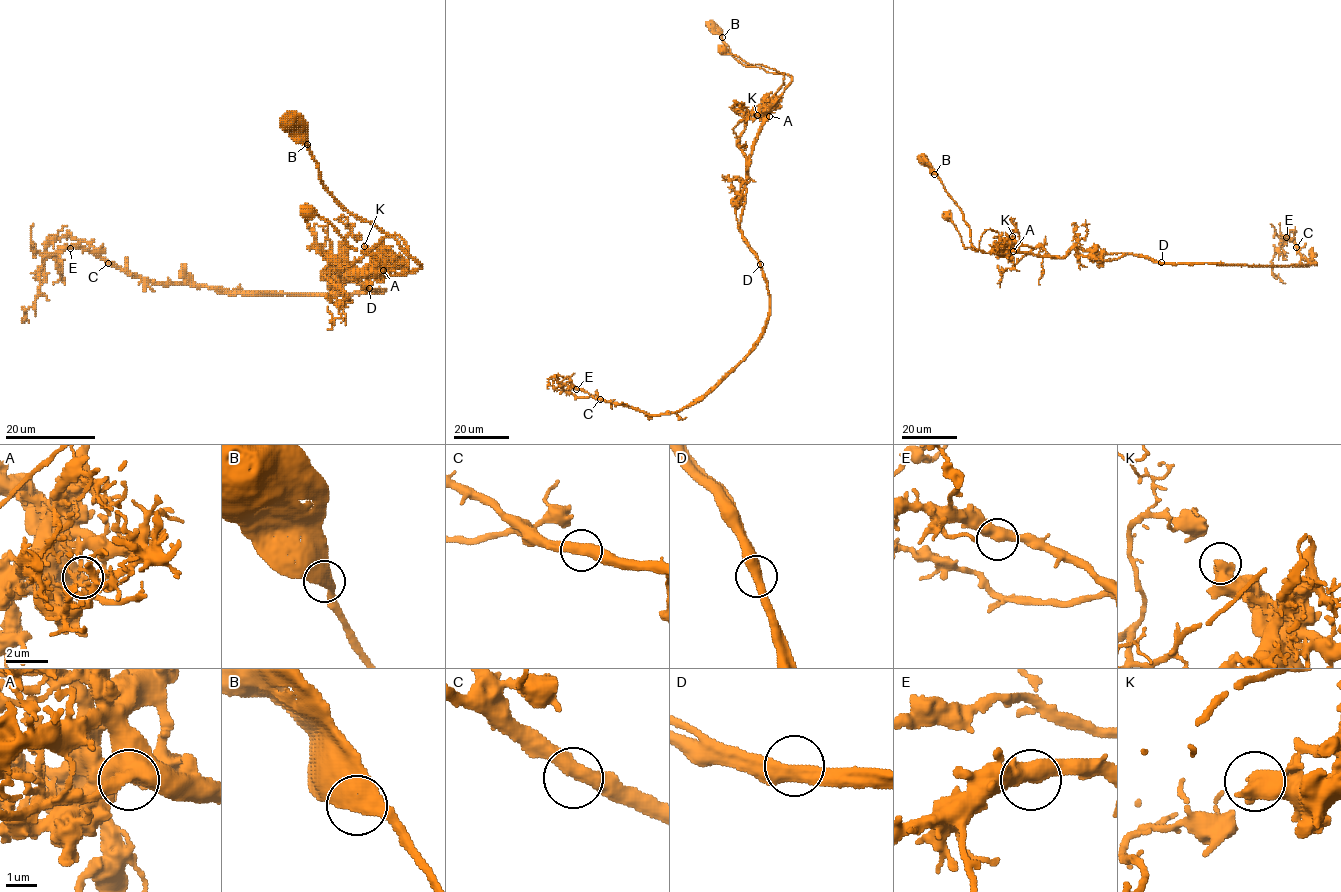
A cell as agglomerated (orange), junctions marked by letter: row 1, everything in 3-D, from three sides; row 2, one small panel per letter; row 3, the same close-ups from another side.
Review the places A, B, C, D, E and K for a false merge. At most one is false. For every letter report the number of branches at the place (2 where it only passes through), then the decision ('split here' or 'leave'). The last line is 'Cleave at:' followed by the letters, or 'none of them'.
A: 2 branches meet; leave
B: 2 branches meet; leave
C: 2 branches meet; leave
D: 2 branches meet; split here
E: 2 branches meet; leave
K: 2 branches meet; leave
Cleave at: D

